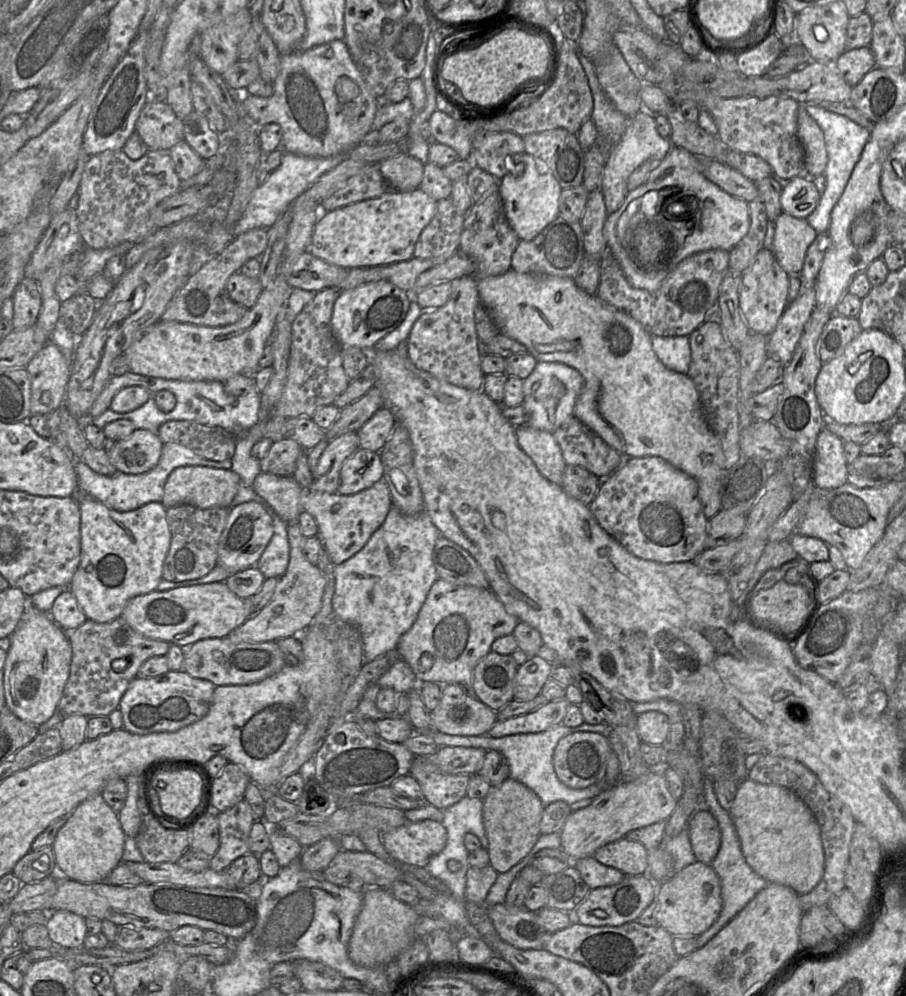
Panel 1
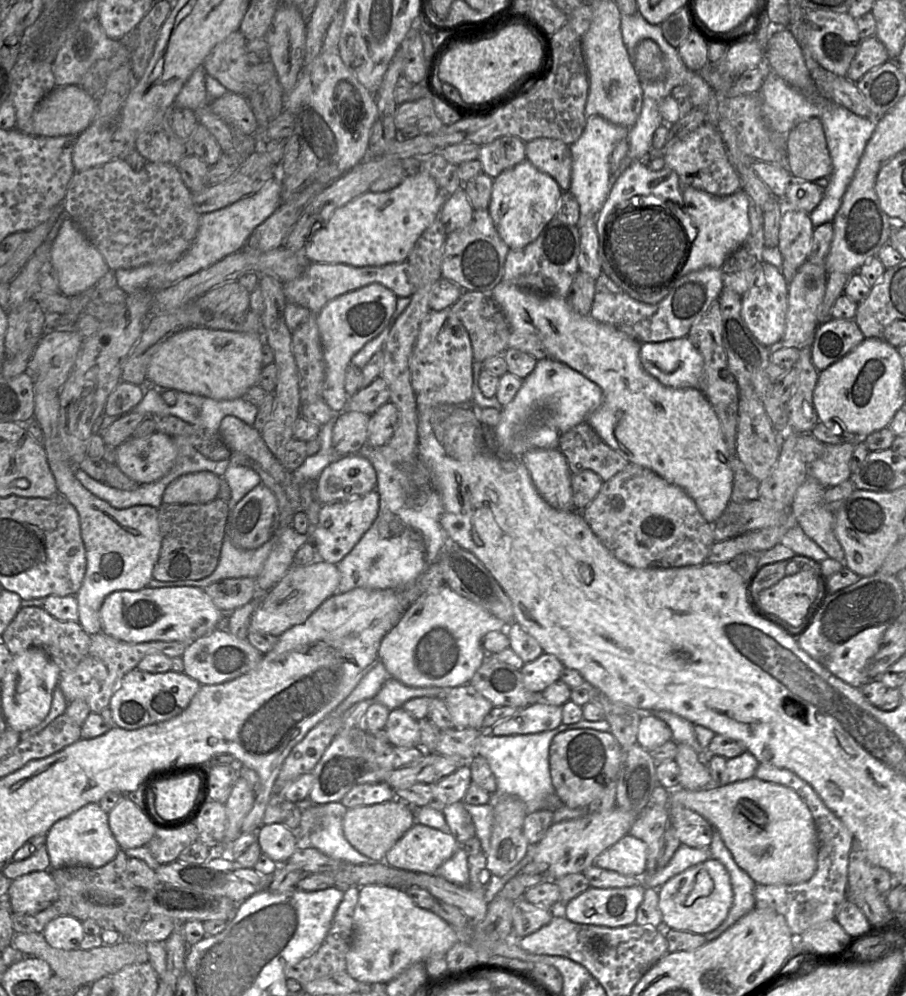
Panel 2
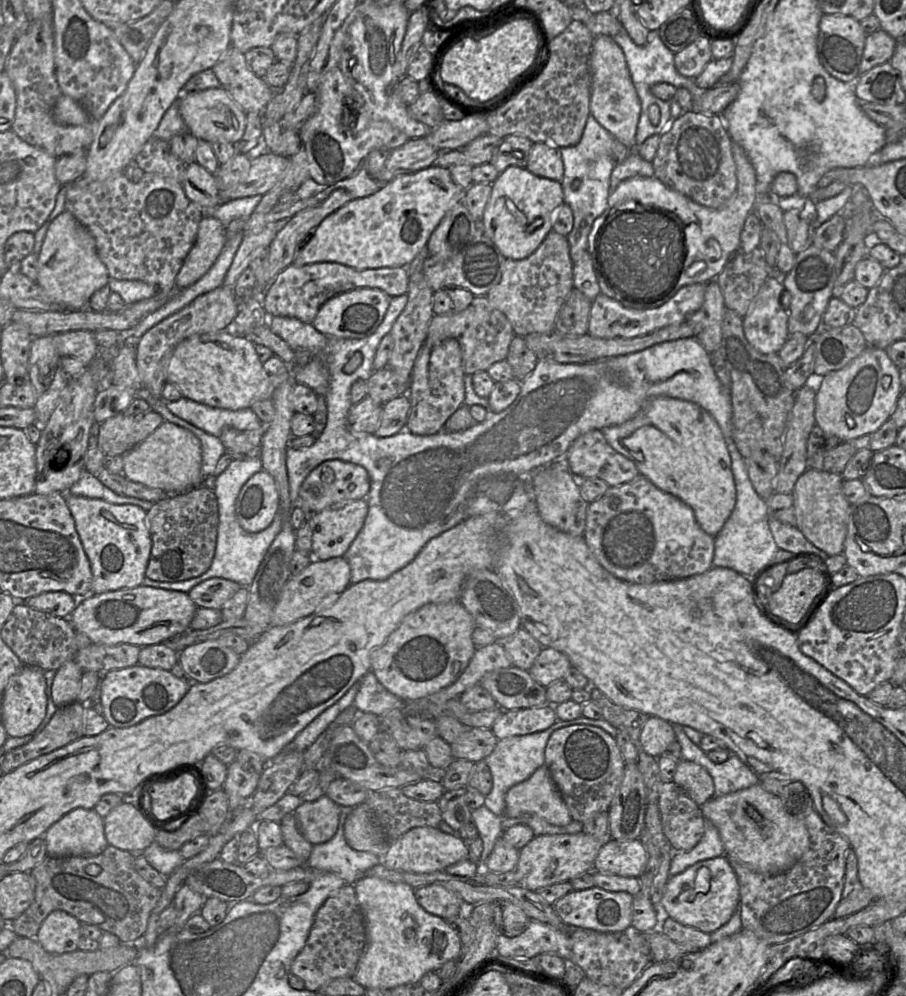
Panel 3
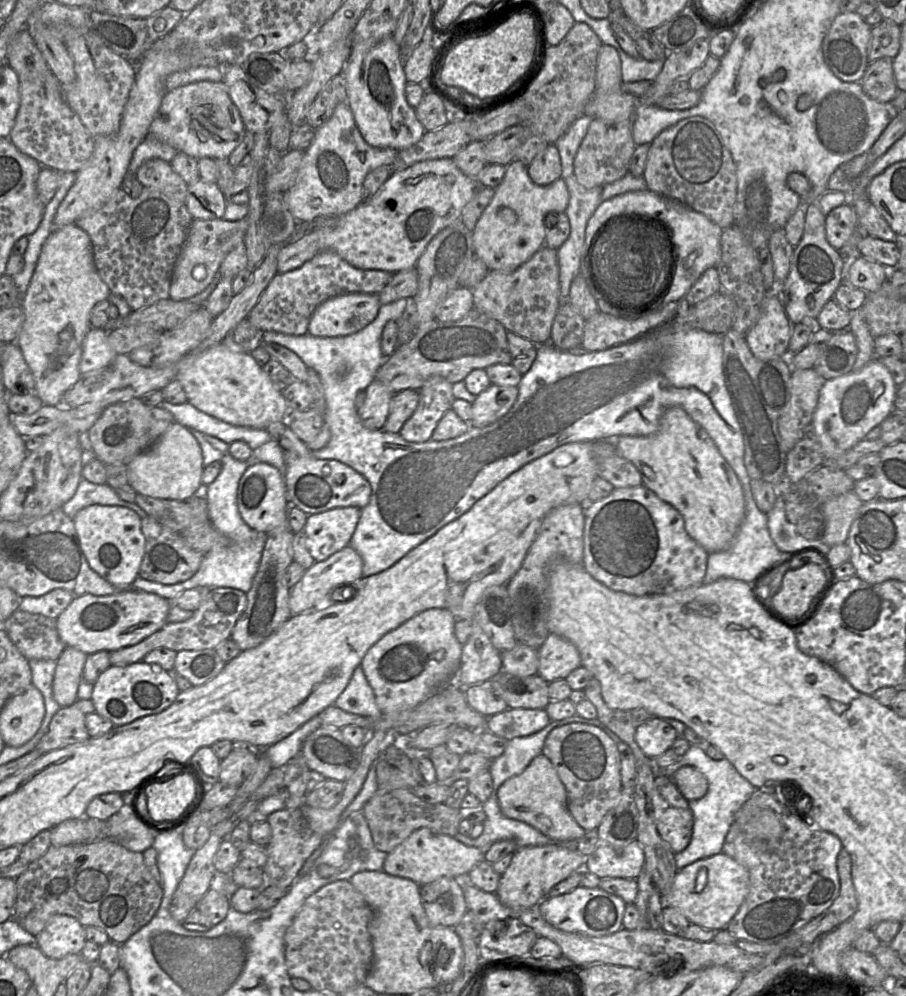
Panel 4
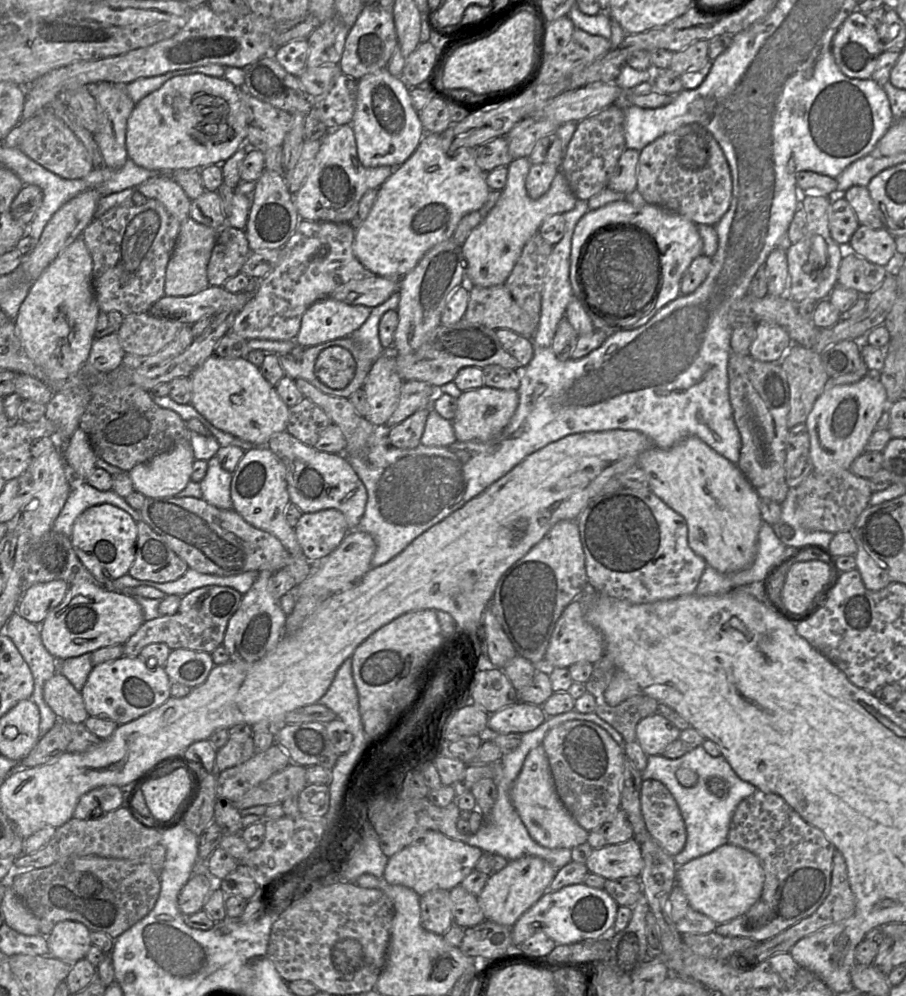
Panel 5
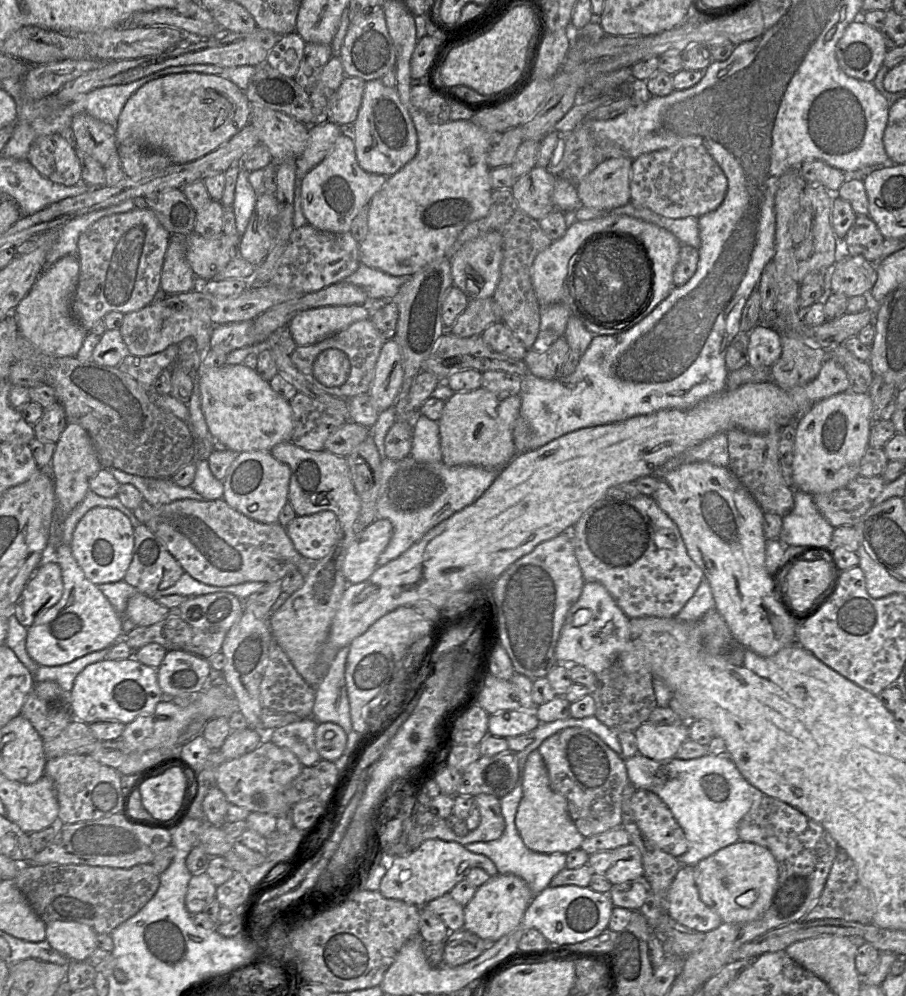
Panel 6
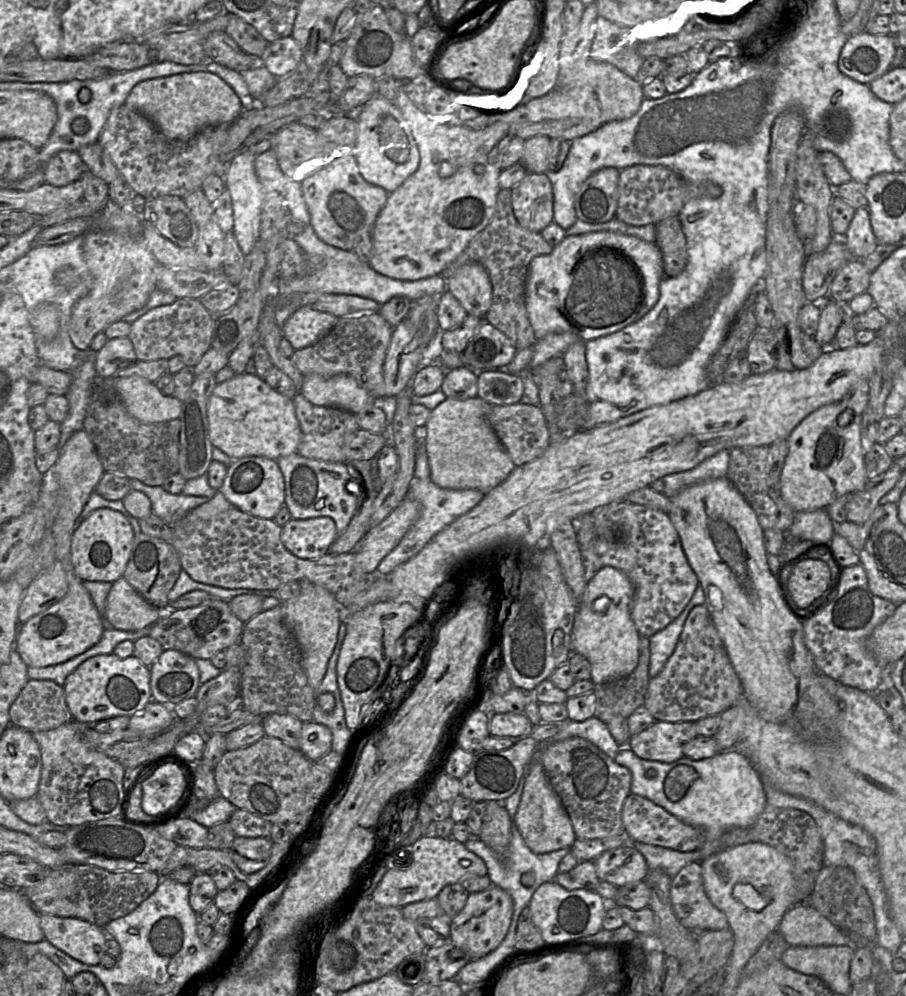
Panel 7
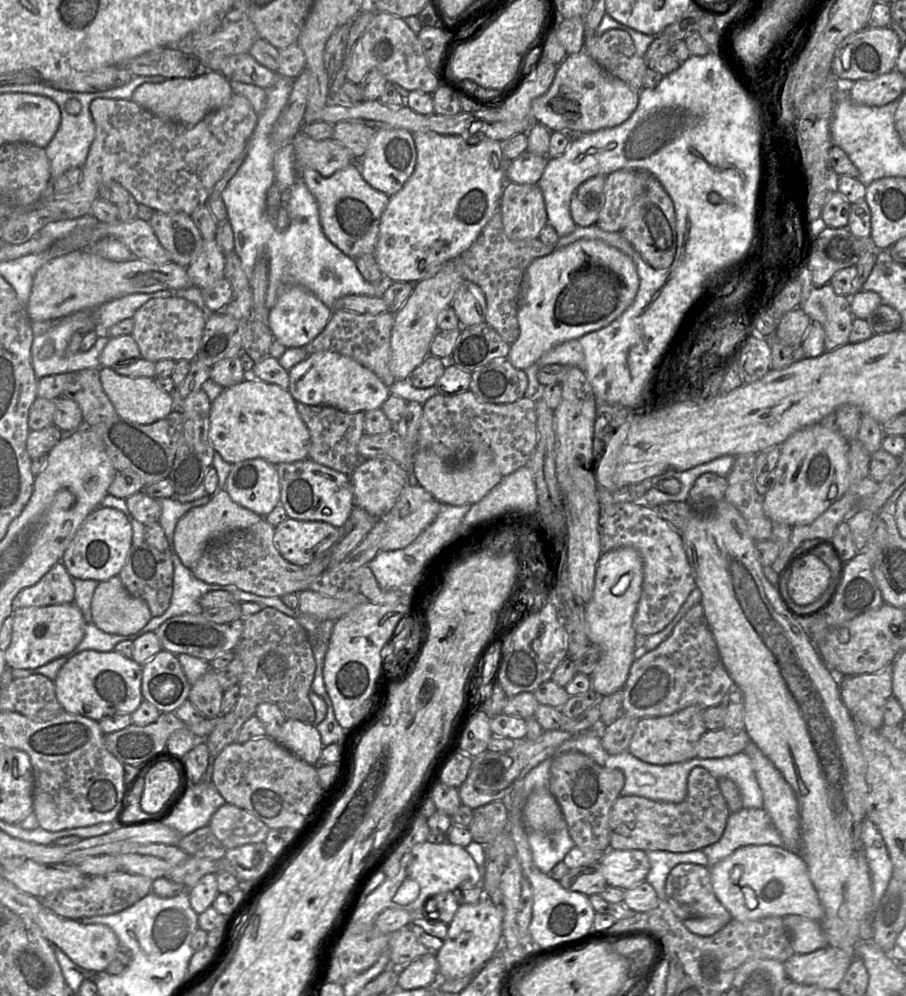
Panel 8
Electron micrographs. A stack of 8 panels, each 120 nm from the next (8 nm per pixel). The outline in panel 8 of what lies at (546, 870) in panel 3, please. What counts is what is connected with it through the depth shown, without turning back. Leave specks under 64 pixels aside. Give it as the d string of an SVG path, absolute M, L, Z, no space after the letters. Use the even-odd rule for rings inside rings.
M485 895L477 903L459 906L448 925L447 938L444 945L435 953L440 979L458 979L477 973L500 948L502 919L502 912Z

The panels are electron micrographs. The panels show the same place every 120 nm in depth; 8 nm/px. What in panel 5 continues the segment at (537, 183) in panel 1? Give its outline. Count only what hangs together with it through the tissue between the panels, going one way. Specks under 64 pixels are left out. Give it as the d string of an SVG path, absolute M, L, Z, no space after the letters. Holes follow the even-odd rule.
M528 157L513 159L507 166L507 181L501 196L486 218L476 226L461 245L466 260L466 279L473 286L492 287L504 284L527 241L536 233L542 222L553 214L564 214L572 210L577 198L564 174L559 171L549 190L539 199L531 199L525 181L531 163Z

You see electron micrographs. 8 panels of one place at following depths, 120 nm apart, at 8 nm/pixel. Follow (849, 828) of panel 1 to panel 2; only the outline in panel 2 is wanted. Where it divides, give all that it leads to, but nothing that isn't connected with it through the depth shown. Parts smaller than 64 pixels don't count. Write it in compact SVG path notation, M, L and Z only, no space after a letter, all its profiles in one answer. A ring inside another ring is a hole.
M759 763L754 777L793 789L808 806L817 829L817 867L809 880L789 885L756 884L753 891L755 908L775 910L785 918L793 936L799 937L813 925L835 918L837 906L846 898L849 854L854 837L844 823L827 808L812 786L795 773Z

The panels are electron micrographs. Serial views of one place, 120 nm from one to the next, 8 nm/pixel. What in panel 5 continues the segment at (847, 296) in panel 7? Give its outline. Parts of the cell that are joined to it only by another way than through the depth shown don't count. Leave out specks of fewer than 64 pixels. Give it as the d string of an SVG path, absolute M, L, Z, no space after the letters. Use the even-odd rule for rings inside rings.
M850 254L840 262L837 285L871 294L881 285L886 275L884 266L873 264L857 254Z

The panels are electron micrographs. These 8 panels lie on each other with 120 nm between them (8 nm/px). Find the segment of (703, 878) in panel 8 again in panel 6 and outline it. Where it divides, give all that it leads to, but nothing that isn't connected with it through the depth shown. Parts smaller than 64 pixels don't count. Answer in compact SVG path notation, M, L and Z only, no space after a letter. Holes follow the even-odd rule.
M682 865L667 894L667 913L679 924L707 933L722 924L717 913L699 897L694 866Z

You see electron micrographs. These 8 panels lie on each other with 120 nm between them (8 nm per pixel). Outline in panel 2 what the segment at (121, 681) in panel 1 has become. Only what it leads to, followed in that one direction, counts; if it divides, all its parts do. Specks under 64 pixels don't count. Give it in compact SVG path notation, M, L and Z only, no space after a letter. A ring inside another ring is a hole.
M101 630L91 635L88 654L73 669L61 671L59 686L68 702L82 699L88 703L91 712L100 714L105 707L109 706L110 699L122 678L137 668L145 656L153 653L163 653L171 658L182 656L189 643L183 641L131 643L119 640Z

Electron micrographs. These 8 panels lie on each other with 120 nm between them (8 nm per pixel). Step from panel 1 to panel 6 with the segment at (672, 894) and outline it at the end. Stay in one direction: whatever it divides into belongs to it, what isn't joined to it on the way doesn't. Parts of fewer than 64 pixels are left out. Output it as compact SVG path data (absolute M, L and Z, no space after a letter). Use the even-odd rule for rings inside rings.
M737 841L718 850L694 866L694 877L702 902L719 915L724 923L746 923L758 919L769 907L778 880L778 865L765 847Z

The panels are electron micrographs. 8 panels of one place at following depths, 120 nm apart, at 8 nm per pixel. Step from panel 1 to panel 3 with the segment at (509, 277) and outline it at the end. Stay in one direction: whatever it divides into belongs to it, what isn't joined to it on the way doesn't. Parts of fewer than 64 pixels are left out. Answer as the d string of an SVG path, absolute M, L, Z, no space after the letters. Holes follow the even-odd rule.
M656 397L630 420L601 432L616 452L635 464L640 475L687 504L703 531L718 535L735 507L736 487L723 434L706 410L689 401Z

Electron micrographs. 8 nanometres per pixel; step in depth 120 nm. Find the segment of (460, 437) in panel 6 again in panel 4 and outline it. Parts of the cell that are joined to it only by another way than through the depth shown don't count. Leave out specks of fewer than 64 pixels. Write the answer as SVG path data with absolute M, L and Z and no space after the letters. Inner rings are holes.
M491 384L472 403L470 427L482 428L494 423L509 412L517 396L517 386Z

